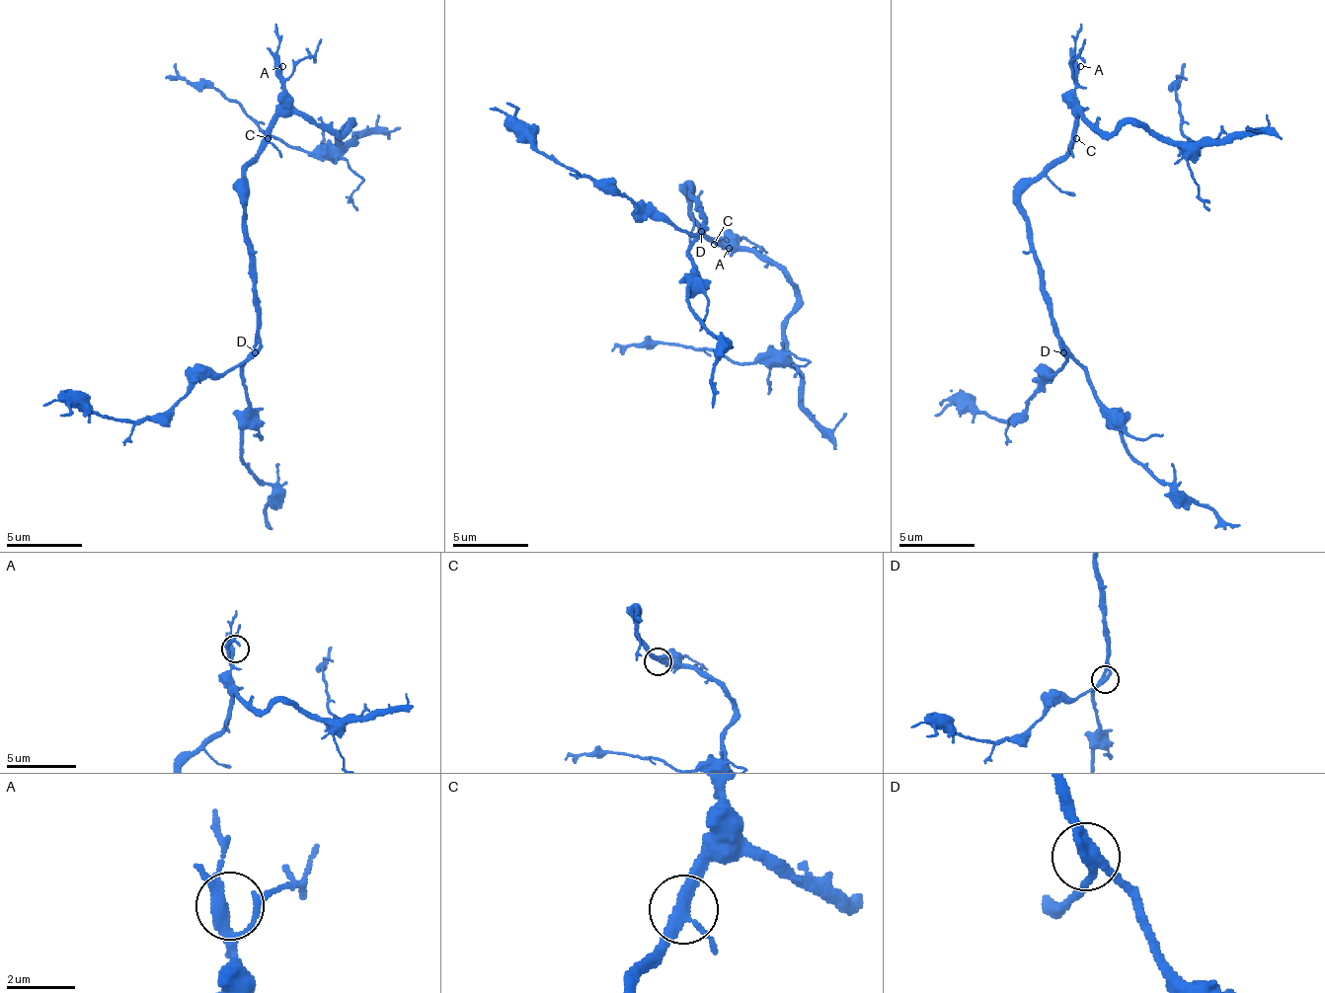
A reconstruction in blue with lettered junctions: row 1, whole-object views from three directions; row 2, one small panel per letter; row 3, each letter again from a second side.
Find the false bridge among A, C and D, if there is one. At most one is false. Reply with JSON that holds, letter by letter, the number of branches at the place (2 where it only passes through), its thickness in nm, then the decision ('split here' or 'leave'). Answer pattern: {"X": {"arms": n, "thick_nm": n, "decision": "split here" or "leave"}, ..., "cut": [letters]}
{"A": {"arms": 4, "thick_nm": 300, "decision": "leave"}, "C": {"arms": 3, "thick_nm": 280, "decision": "leave"}, "D": {"arms": 3, "thick_nm": 280, "decision": "leave"}, "cut": []}

